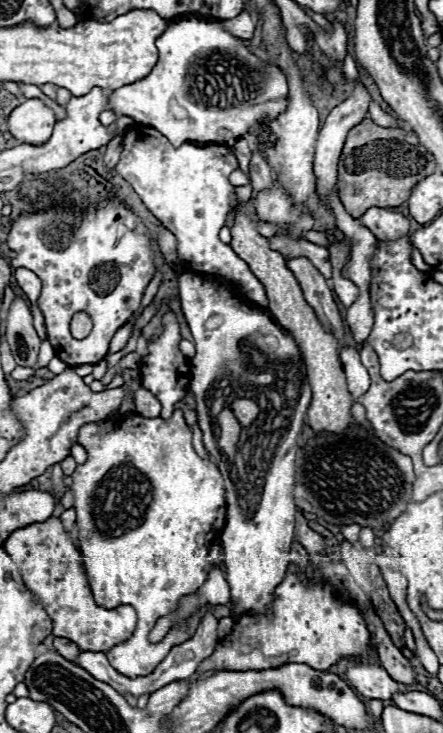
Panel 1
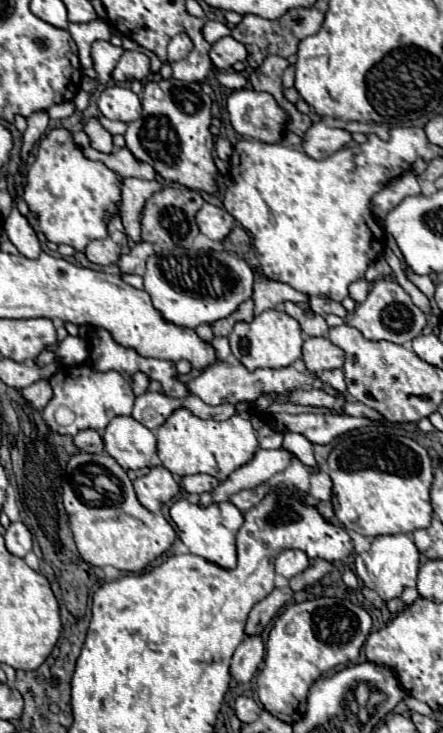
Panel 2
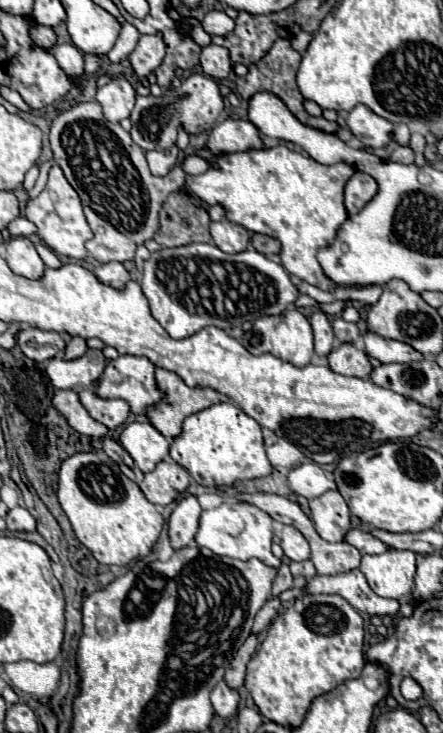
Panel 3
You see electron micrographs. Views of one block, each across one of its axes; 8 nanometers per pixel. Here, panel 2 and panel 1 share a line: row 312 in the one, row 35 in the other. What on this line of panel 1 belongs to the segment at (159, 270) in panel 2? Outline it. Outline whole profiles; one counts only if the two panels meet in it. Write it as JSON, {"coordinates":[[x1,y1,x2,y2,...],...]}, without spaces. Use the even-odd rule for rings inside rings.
{"coordinates":[[180,18,170,22,168,30,156,40,160,58,152,72,130,86,122,86,108,94,110,110,116,116,128,116,138,124,154,126,166,138,180,146,182,142,198,142,198,144,224,144,234,146,234,140,246,134,252,122,274,120,288,102,288,84,282,70,276,66,264,64,256,54,252,54,246,46,240,44,230,32,226,32,220,22,206,22,198,18]]}

